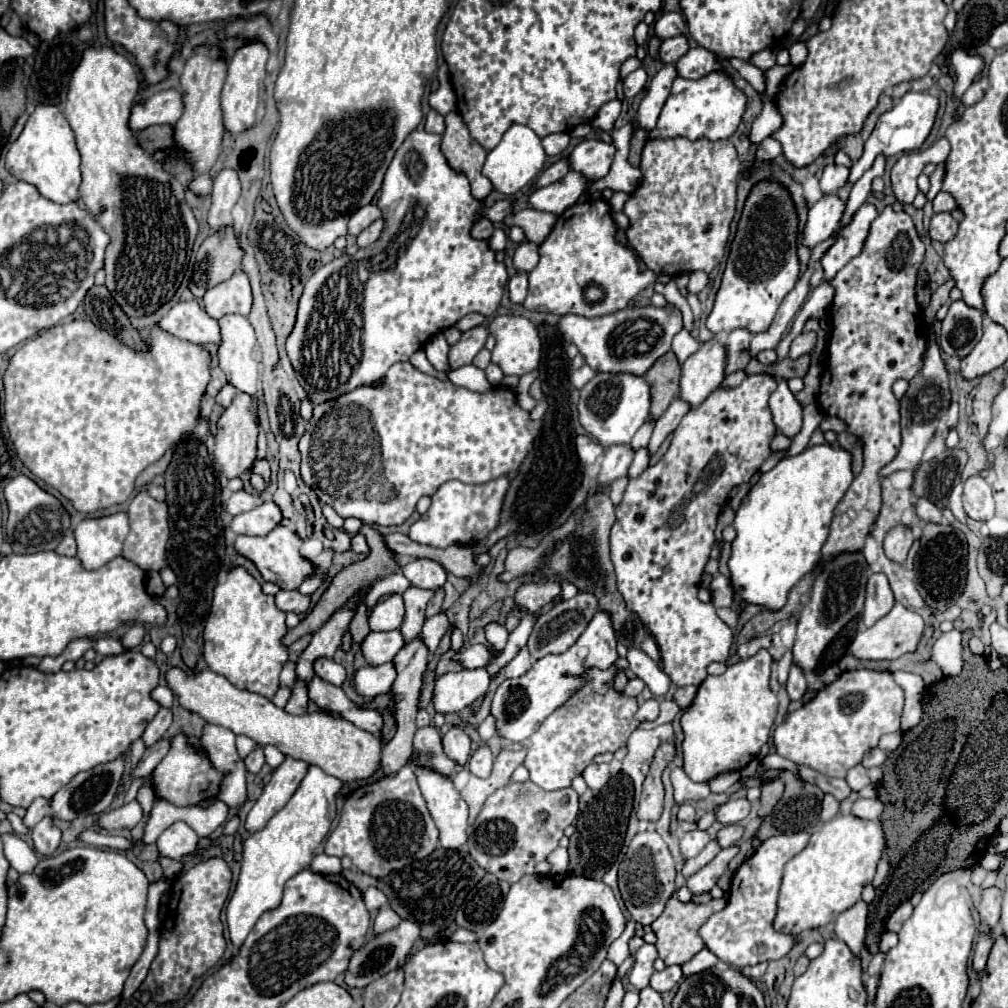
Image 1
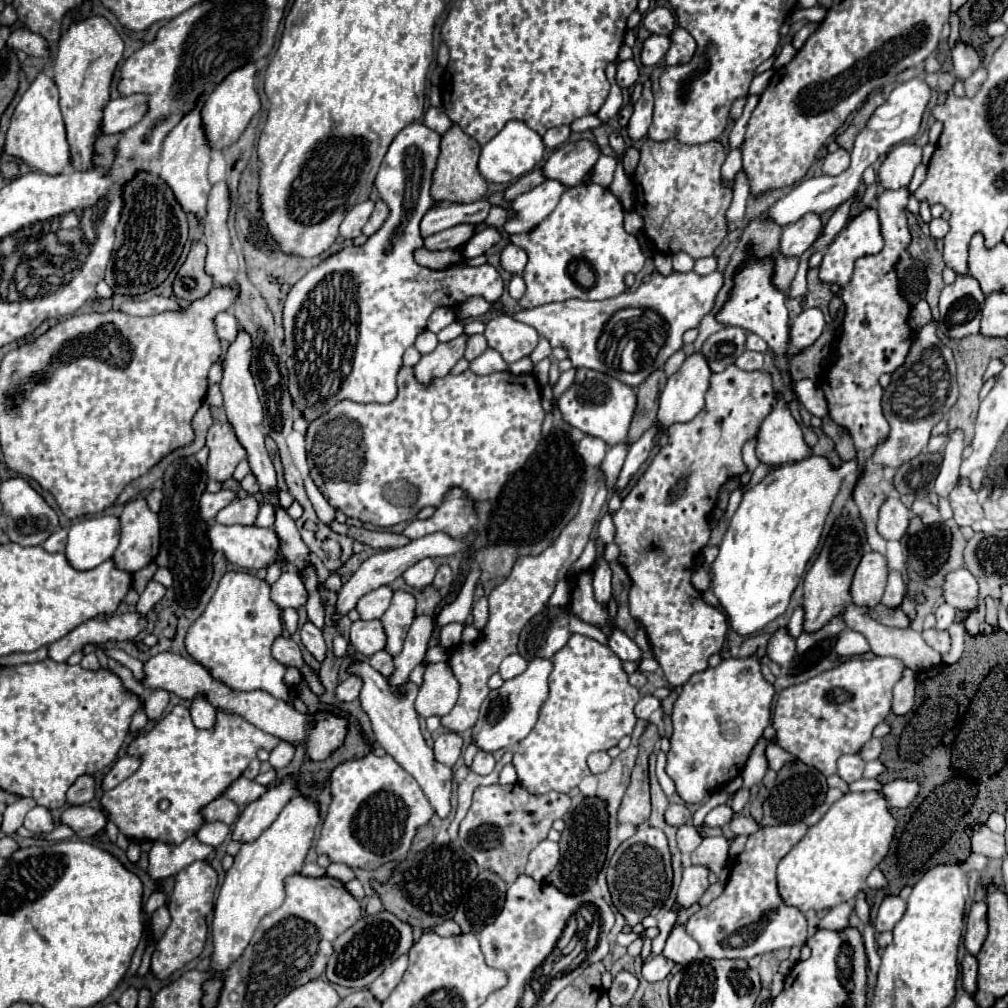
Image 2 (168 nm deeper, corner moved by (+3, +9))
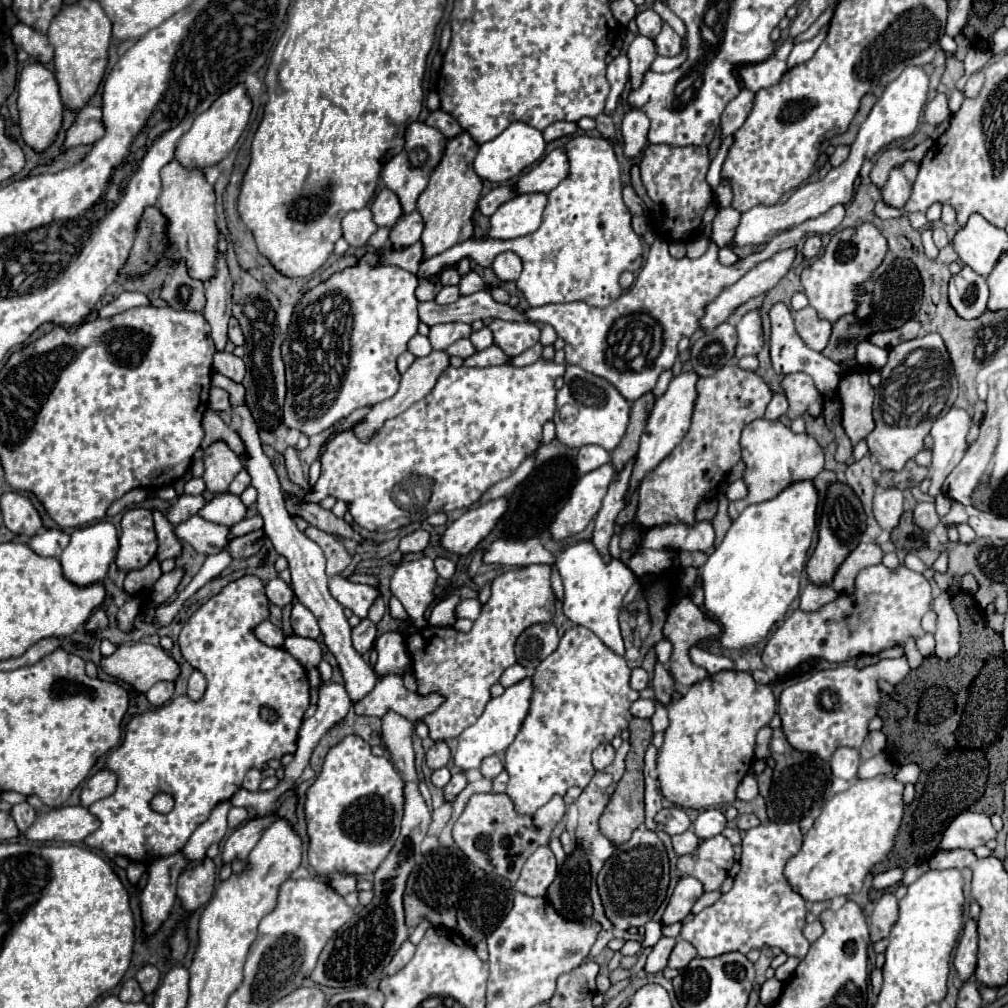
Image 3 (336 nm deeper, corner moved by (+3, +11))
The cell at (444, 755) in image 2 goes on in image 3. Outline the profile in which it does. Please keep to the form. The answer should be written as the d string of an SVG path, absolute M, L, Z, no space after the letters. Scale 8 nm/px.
M440 741L440 743L434 743L428 751L426 751L426 765L432 769L432 771L436 771L436 769L440 769L440 767L446 767L448 765L448 761L450 761L450 749L448 749L448 745L444 743L444 741Z

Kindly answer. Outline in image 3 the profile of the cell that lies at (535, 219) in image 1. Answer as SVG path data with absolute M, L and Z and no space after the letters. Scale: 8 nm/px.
M462 133L462 137L454 137L454 141L448 143L442 161L434 169L428 187L422 191L422 195L416 201L416 209L424 221L424 231L420 237L424 247L424 259L430 259L446 251L448 247L472 237L474 231L472 215L482 191L482 179L472 169L472 161L476 153L478 153L478 145L472 141L468 133Z

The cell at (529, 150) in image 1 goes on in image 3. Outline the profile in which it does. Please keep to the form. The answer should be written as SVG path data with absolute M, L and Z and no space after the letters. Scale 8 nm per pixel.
M514 121L506 127L506 131L502 131L496 139L482 143L478 149L478 155L474 159L474 171L478 173L480 179L488 179L492 183L506 183L512 181L514 177L518 177L526 167L530 167L532 163L536 163L542 153L544 153L544 139L542 133L526 123Z

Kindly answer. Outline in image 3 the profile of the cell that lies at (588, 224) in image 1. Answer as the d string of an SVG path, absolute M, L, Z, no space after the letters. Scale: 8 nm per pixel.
M578 135L572 137L564 145L566 157L570 161L570 171L568 177L548 193L548 203L544 207L542 215L542 225L538 231L512 239L508 243L484 243L482 241L464 241L448 251L432 257L430 261L424 261L420 265L418 277L430 277L430 275L440 275L444 269L450 269L458 265L462 259L474 259L480 267L492 265L494 257L502 251L514 251L522 259L522 275L516 281L516 287L522 291L524 299L528 301L530 307L540 307L548 303L570 303L570 301L584 301L592 307L606 307L612 301L616 301L622 295L622 289L618 285L618 279L624 271L638 273L642 267L642 239L634 233L630 225L630 211L626 209L622 201L622 181L620 181L620 167L614 155L614 149L608 139L604 137L590 137L590 135Z

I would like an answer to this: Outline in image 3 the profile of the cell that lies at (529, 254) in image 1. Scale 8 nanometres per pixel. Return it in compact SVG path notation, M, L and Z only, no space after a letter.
M504 251L494 259L492 269L500 281L516 281L522 273L522 261L516 253Z

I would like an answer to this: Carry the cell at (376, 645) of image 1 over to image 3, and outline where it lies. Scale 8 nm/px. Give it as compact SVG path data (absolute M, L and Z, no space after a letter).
M362 619L360 625L352 629L352 645L360 655L364 655L374 647L374 639L376 639L376 625L370 619Z

